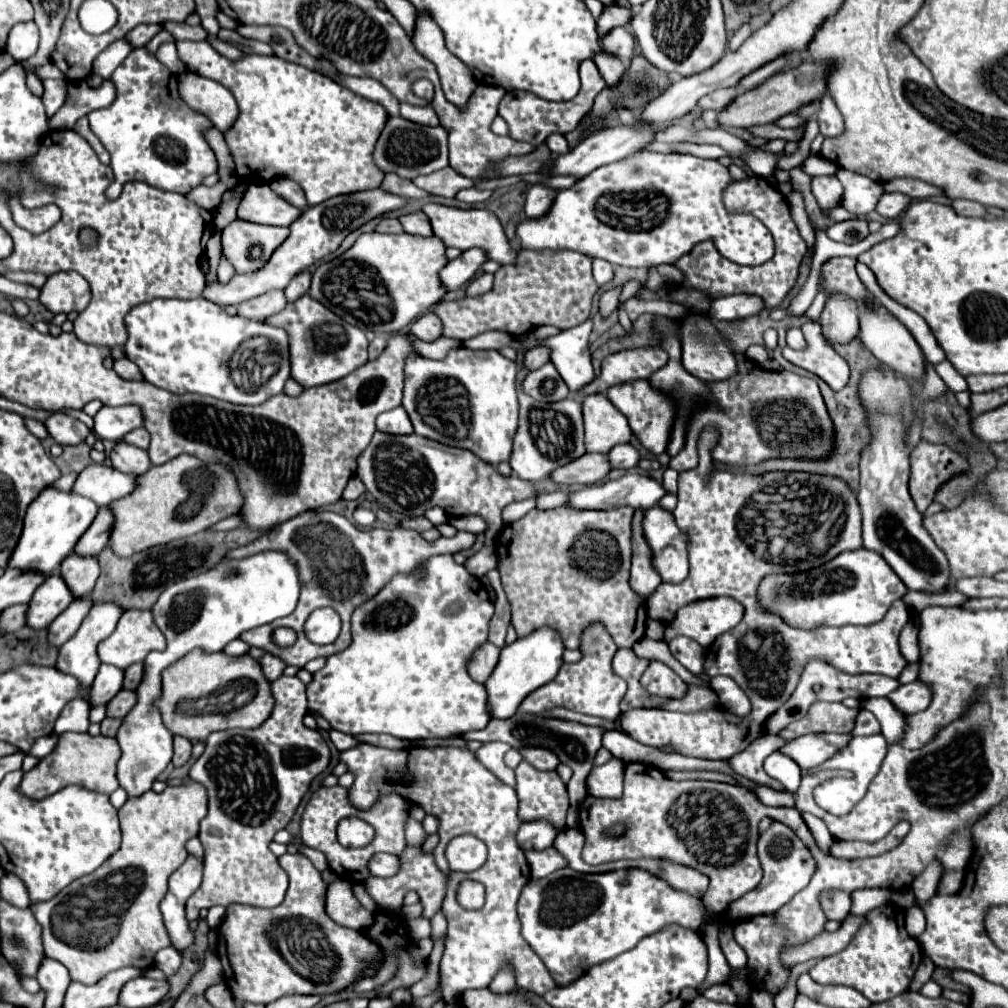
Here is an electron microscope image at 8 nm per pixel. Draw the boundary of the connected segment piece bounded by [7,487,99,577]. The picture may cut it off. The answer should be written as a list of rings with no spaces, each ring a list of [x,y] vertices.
[[[53,487],[43,489],[43,493],[27,509],[21,537],[9,557],[7,567],[21,571],[39,571],[43,577],[51,577],[59,569],[61,561],[71,555],[75,543],[93,523],[97,511],[99,507],[93,501],[87,501],[85,497],[79,497],[71,491],[63,493]]]

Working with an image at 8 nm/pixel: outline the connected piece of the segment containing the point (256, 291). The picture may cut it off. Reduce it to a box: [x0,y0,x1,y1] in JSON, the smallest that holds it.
[203,187,407,307]

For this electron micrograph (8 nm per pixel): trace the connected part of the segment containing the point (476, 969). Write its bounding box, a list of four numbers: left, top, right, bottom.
[339,743,555,1001]

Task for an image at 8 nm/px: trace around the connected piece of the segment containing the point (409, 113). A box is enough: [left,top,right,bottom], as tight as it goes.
[401,103,439,125]

